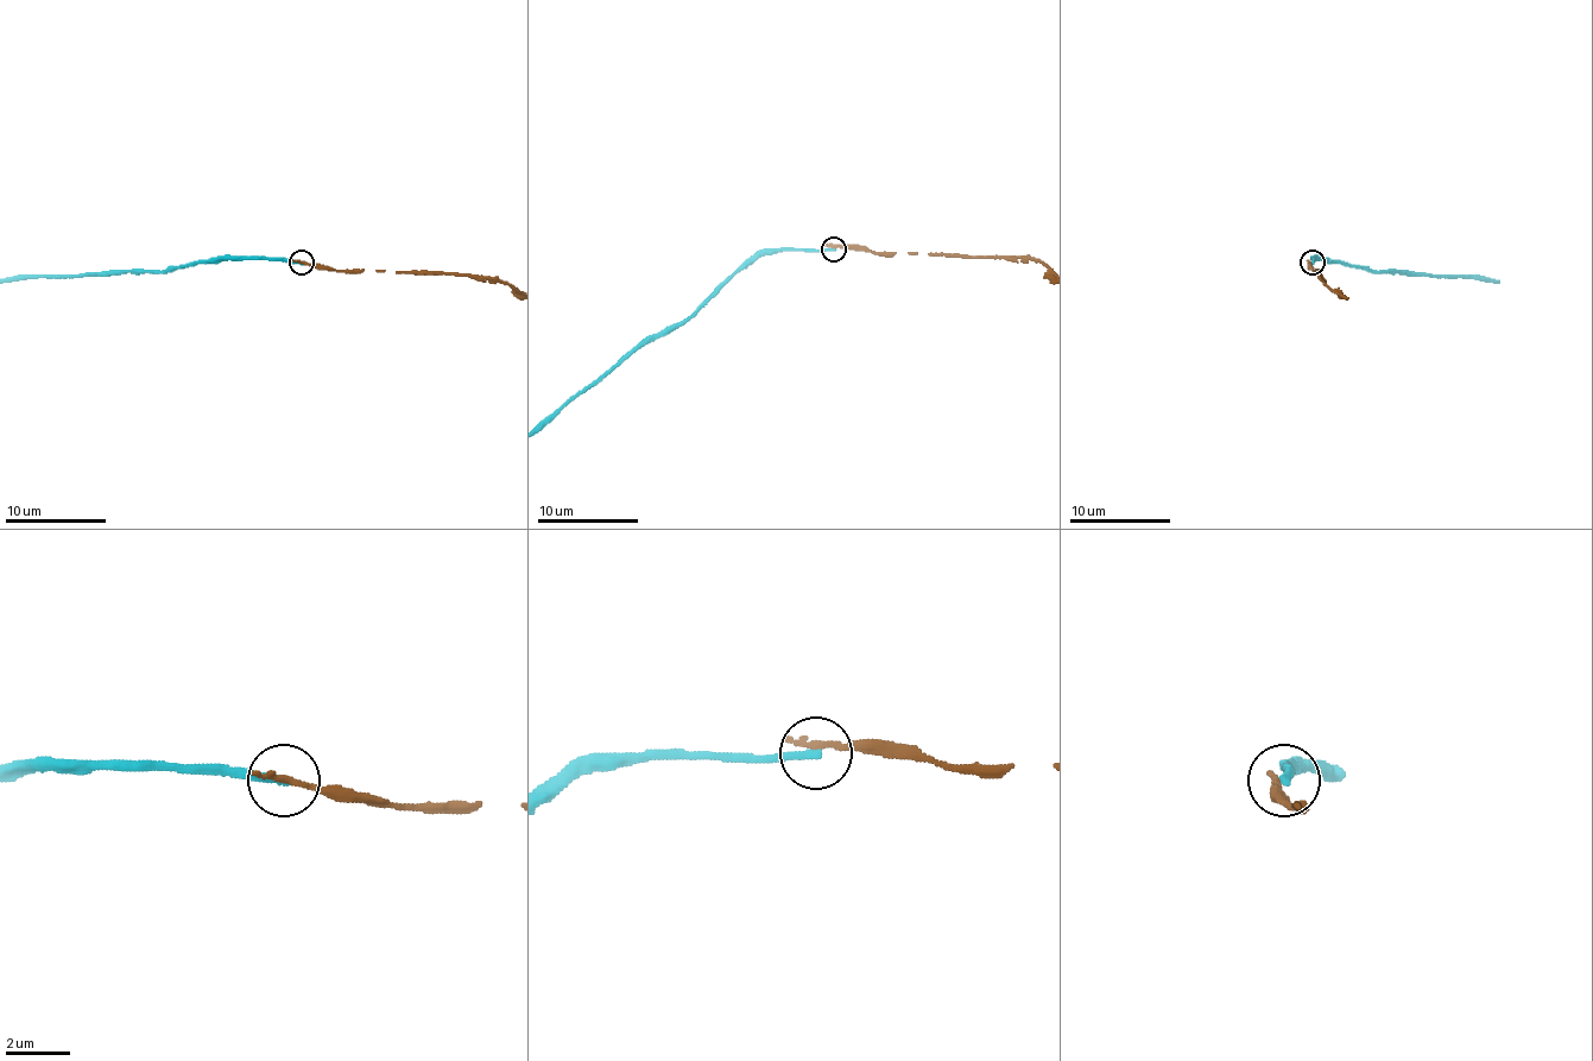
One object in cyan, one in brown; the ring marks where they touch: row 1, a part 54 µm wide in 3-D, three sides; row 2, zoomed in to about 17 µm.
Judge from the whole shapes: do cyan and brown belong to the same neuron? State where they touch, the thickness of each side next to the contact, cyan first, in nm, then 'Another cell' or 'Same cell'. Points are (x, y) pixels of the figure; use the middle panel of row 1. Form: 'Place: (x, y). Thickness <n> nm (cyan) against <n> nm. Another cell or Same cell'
Place: (834, 248). Thickness 240 nm (cyan) against 220 nm. Another cell

